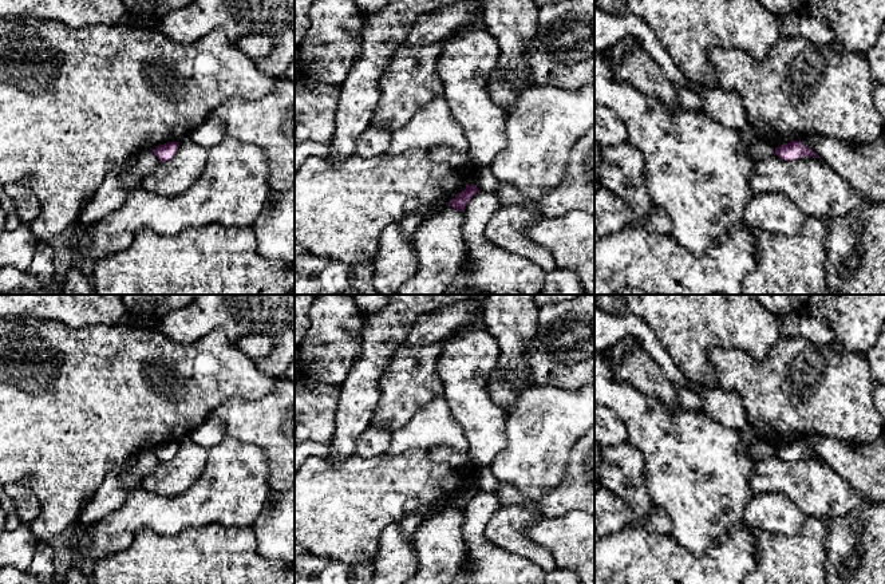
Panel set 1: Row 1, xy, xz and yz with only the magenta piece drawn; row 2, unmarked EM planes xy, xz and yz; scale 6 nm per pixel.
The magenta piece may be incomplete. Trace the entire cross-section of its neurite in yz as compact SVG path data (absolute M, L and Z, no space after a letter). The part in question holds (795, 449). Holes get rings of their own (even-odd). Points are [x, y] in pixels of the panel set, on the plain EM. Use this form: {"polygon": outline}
{"polygon": "M801 439L799 441L791 441L789 443L785 443L779 447L775 447L775 454L785 461L794 461L801 457L815 457L819 458L818 454L815 454L810 447L805 446Z"}

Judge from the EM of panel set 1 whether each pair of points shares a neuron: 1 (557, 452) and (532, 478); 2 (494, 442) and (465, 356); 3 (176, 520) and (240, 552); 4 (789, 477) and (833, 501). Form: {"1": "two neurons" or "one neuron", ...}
{"1": "one neuron", "2": "one neuron", "3": "two neurons", "4": "one neuron"}

